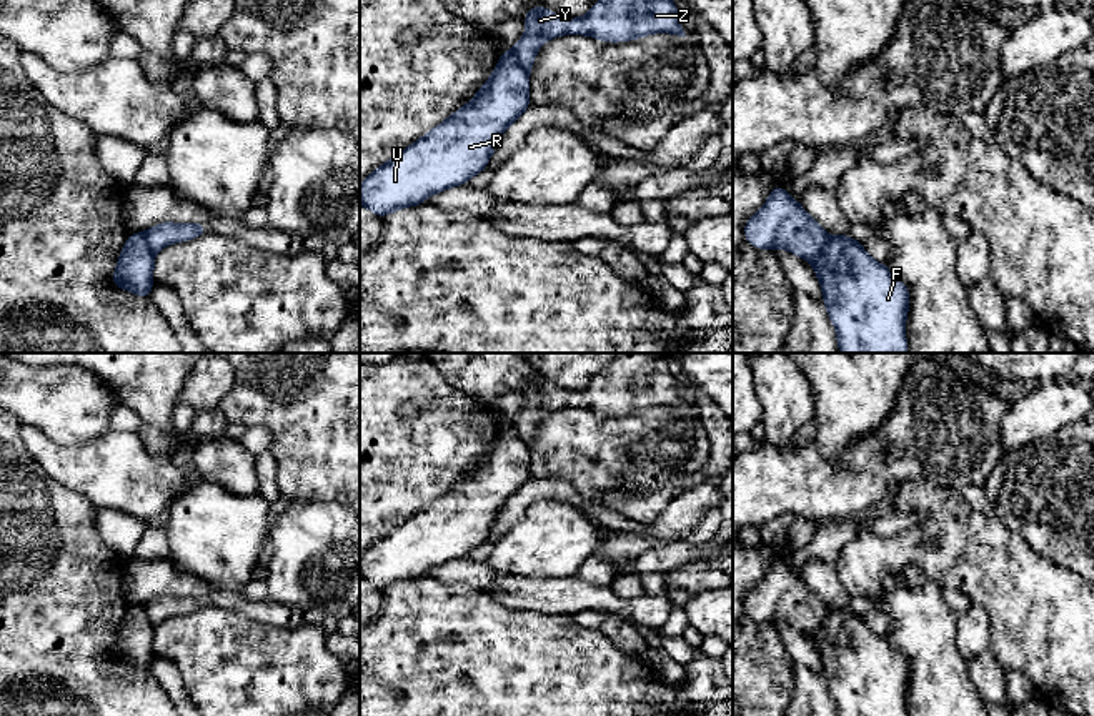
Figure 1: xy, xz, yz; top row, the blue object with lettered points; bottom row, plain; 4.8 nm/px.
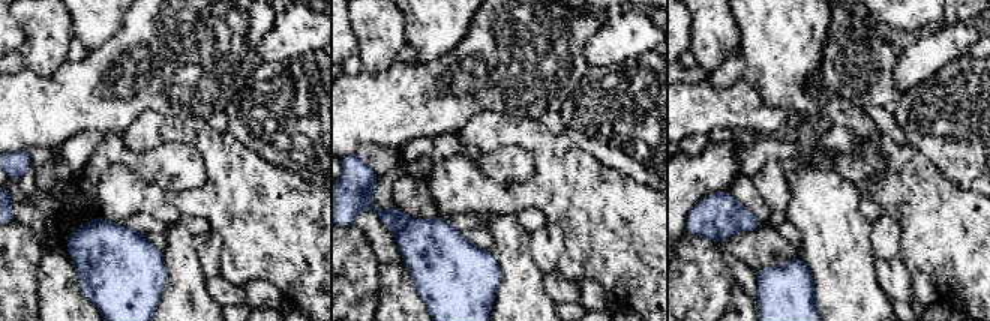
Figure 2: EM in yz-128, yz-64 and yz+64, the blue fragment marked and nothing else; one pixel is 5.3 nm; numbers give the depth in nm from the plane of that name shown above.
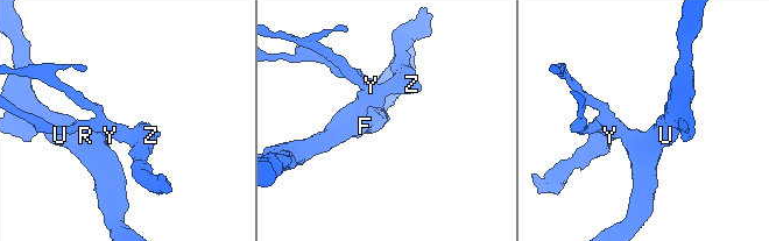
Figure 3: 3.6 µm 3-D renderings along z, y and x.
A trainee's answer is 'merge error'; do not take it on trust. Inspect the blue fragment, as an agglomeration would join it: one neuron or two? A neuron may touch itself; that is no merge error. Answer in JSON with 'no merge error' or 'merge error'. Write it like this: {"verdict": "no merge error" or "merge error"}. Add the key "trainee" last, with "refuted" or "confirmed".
{"verdict": "merge error", "trainee": "confirmed"}

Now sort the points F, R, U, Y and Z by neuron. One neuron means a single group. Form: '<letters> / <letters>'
F R U / Y Z

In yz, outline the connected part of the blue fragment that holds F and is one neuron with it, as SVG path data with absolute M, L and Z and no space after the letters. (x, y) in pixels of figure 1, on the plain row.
M851 608L829 609L811 639L823 663L838 716L908 716L906 691L909 683L909 661L889 646L886 636L874 634L863 616Z

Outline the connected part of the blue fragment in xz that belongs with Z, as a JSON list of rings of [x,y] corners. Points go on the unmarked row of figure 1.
[[[616,353],[581,391],[564,391],[545,378],[531,380],[523,391],[526,405],[510,426],[530,446],[541,418],[559,408],[588,408],[613,416],[653,406],[686,410],[668,360],[668,353]]]

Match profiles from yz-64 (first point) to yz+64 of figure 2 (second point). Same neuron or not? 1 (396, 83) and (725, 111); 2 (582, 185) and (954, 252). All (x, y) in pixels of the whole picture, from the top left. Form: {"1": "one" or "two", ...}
{"1": "one", "2": "one"}

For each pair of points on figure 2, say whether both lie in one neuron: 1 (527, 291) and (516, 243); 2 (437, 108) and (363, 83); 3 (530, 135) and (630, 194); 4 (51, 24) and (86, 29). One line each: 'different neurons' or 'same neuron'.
1: same neuron
2: same neuron
3: same neuron
4: different neurons

